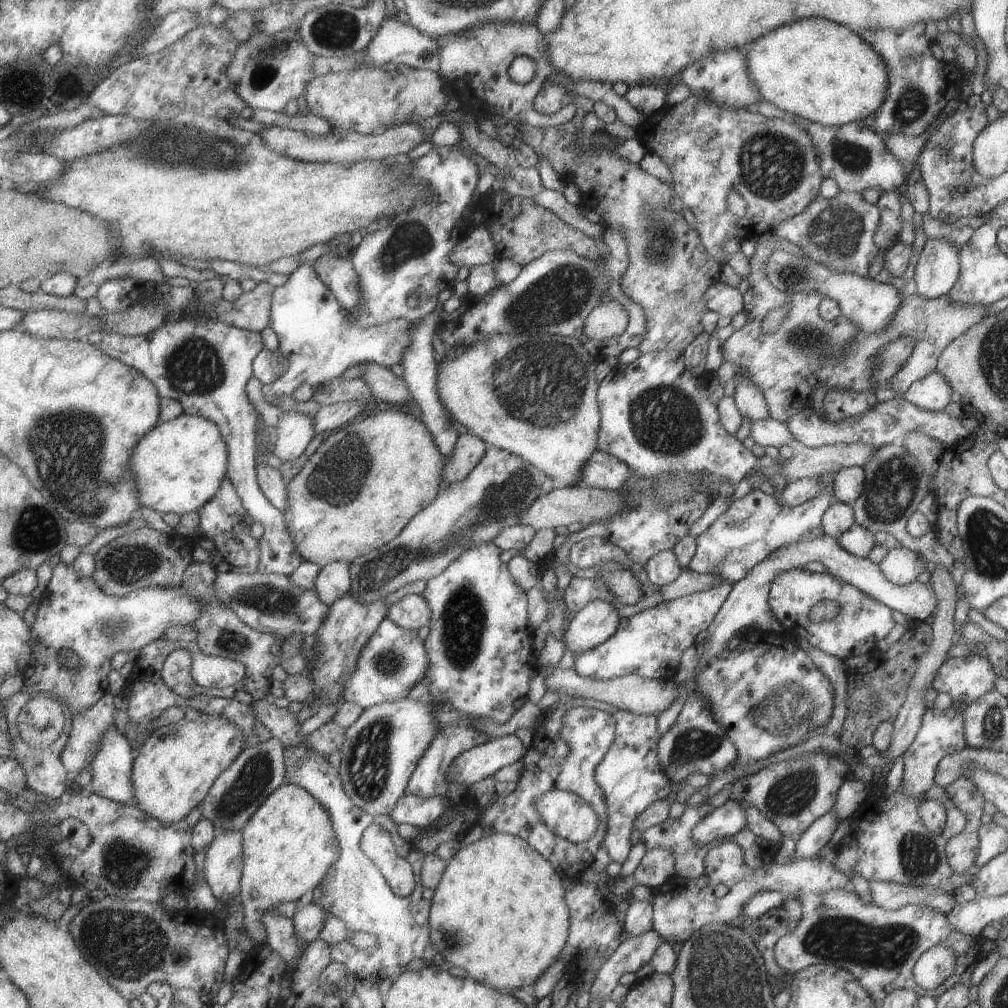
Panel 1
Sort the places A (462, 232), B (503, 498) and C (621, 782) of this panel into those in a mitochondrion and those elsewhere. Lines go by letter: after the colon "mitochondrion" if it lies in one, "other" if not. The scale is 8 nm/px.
A: other
B: mitochondrion
C: other

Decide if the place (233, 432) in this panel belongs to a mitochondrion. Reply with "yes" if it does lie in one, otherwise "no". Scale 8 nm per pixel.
no

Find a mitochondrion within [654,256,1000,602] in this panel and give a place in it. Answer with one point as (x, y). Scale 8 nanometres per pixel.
(895, 481)

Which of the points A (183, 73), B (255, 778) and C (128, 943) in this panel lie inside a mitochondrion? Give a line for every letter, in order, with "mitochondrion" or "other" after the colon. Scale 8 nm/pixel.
A: other
B: mitochondrion
C: mitochondrion

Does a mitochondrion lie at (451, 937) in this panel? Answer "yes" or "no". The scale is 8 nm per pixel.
yes

